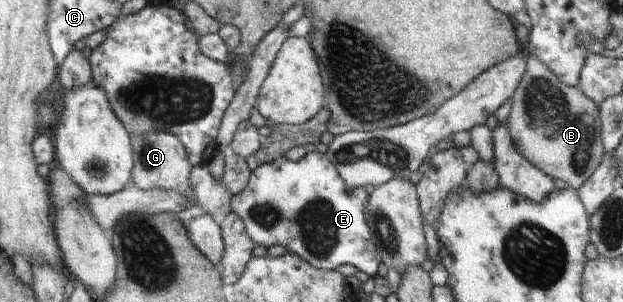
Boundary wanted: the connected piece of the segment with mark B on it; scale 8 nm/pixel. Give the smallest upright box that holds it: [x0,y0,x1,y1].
[505,56,606,189]

